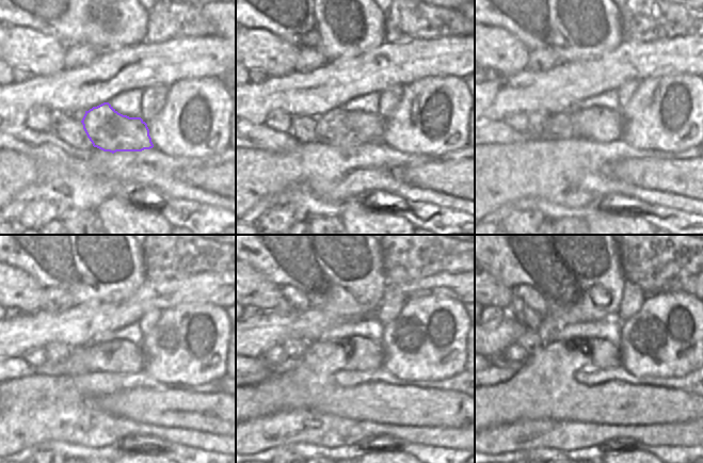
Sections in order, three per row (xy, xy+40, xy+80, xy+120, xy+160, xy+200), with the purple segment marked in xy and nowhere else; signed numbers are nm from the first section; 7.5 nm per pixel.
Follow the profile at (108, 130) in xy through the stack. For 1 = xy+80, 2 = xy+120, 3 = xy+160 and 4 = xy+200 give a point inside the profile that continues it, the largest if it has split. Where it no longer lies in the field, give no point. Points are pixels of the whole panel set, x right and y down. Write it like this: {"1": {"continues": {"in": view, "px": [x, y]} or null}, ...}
{"1": {"continues": {"in": "xy+80", "px": [560, 127]}}, "2": {"continues": {"in": "xy+120", "px": [74, 365]}}, "3": {"continues": {"in": "xy+160", "px": [289, 364]}}, "4": {"continues": {"in": "xy+200", "px": [497, 360]}}}

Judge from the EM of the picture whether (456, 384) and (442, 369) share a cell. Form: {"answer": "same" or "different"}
{"answer": "different"}

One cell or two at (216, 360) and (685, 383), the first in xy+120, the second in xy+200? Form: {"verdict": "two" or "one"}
{"verdict": "two"}

